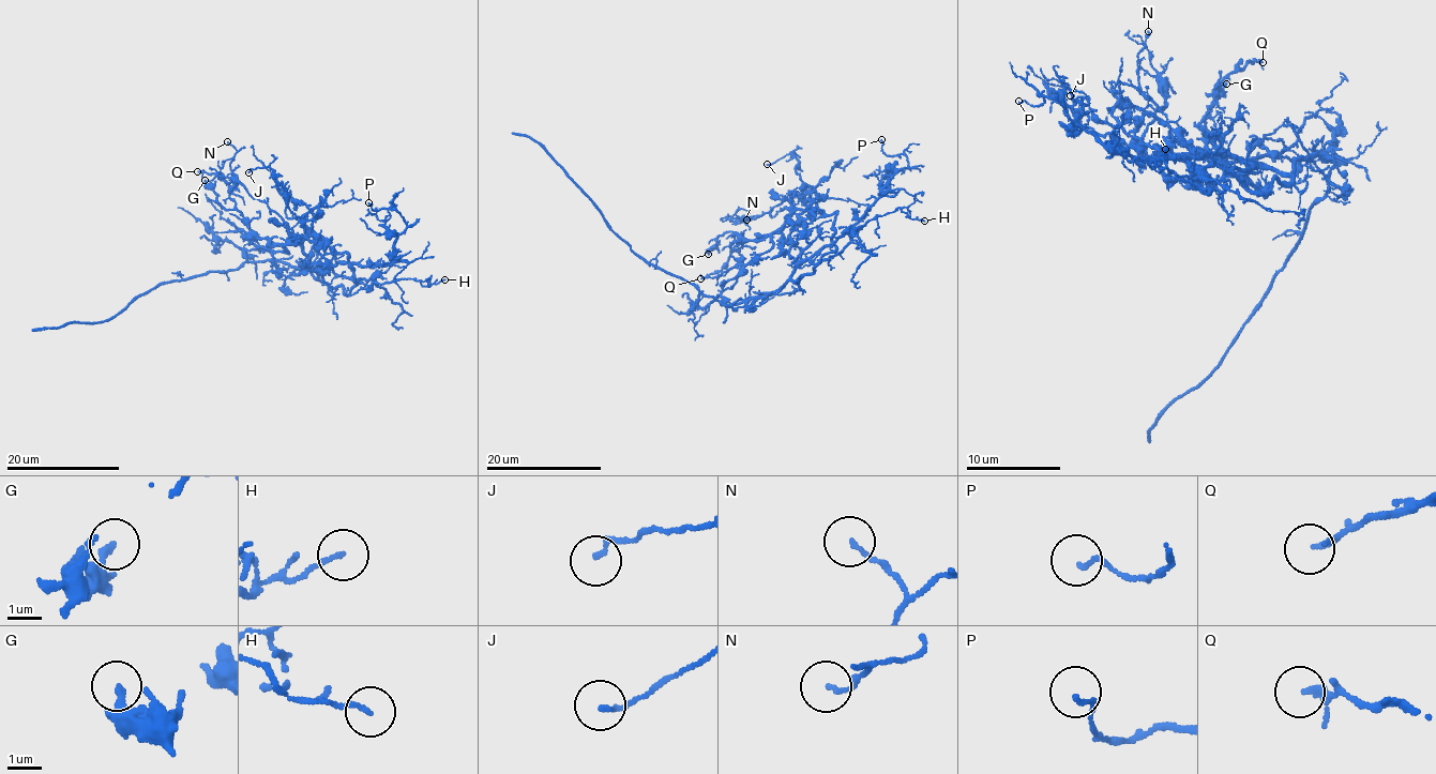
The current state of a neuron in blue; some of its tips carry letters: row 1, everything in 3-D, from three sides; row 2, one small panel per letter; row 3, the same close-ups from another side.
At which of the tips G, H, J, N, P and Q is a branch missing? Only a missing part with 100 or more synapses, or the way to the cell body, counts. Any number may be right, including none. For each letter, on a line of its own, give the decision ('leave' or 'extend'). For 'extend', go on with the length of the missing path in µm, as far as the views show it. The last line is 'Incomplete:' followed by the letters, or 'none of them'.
G: leave
H: leave
J: leave
N: leave
P: leave
Q: leave
Incomplete: none of them

